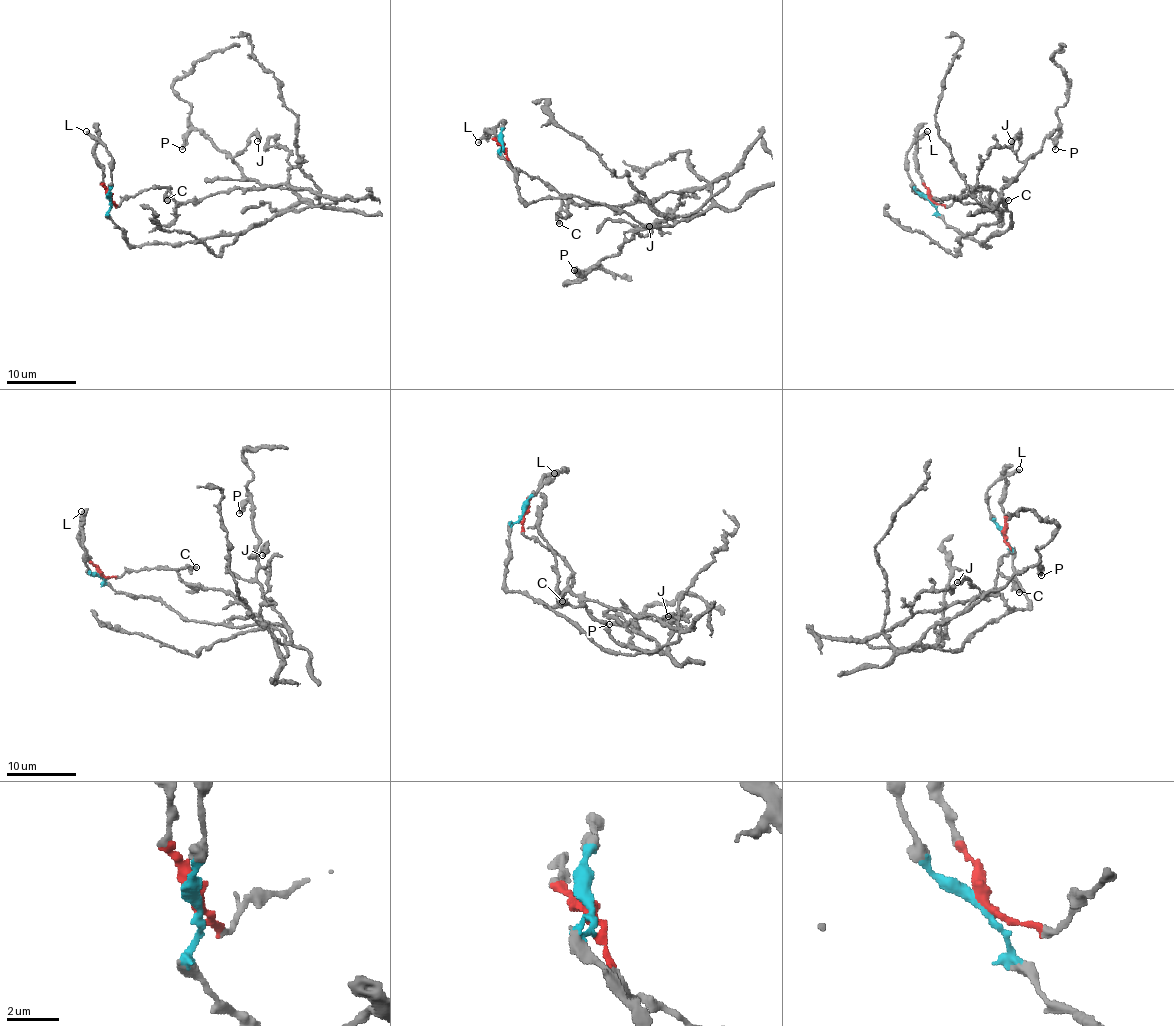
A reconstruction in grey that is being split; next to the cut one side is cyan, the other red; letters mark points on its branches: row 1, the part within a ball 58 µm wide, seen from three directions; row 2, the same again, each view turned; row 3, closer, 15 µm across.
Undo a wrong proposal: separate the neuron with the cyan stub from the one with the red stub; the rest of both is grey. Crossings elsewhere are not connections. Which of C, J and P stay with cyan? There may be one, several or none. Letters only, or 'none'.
J, P

